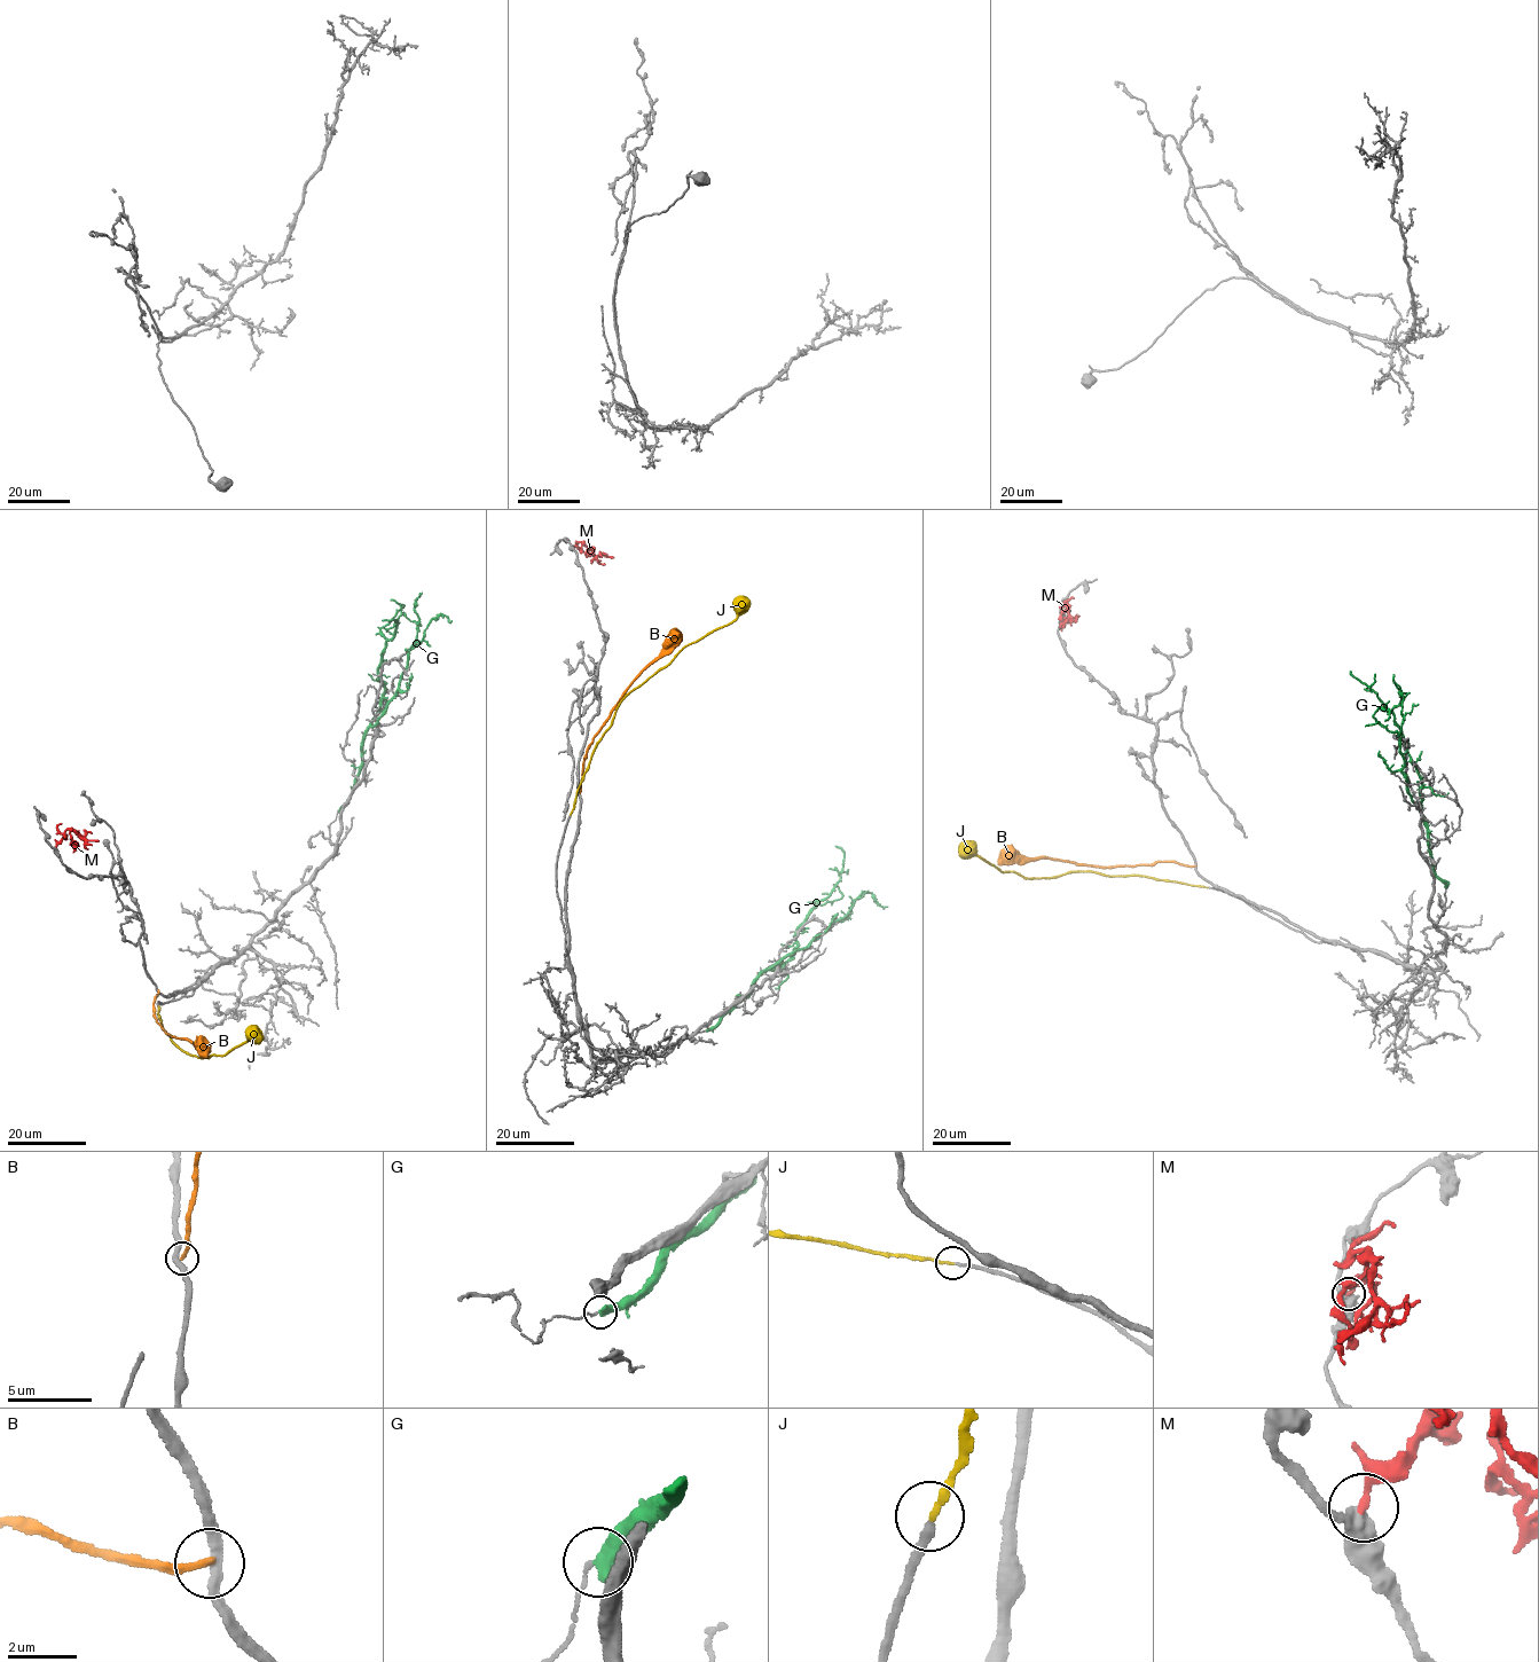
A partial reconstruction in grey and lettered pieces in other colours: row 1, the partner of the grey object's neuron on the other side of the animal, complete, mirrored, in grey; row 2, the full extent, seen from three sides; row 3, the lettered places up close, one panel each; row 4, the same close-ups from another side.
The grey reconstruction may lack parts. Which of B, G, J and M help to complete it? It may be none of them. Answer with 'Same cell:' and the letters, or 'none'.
Same cell: J

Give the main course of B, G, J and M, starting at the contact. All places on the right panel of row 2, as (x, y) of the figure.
B: (1195, 865), (1162, 861), (1104, 867), (1043, 857), (998, 864)
G: (1447, 886), (1435, 871), (1427, 823), (1402, 771), (1400, 737), (1377, 723), (1377, 708), (1390, 712), (1386, 719)
J: (1208, 887), (1138, 875), (1109, 876), (1082, 871), (1030, 879), (1002, 871), (976, 855), (965, 856), (958, 848)
M: (1062, 613), (1067, 604), (1068, 618), (1062, 627)

